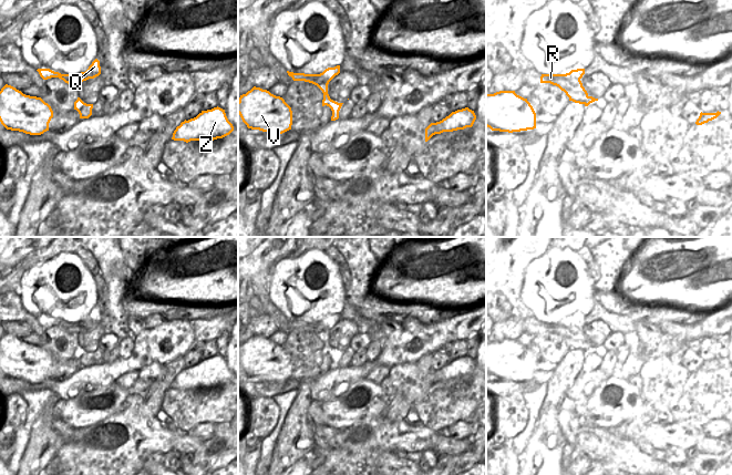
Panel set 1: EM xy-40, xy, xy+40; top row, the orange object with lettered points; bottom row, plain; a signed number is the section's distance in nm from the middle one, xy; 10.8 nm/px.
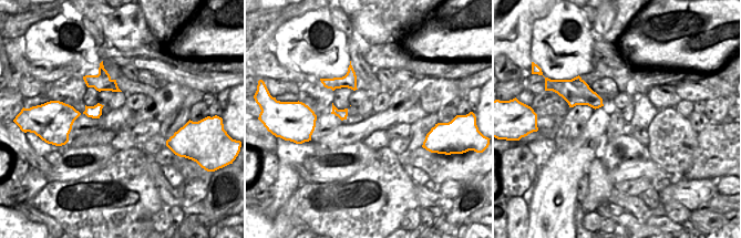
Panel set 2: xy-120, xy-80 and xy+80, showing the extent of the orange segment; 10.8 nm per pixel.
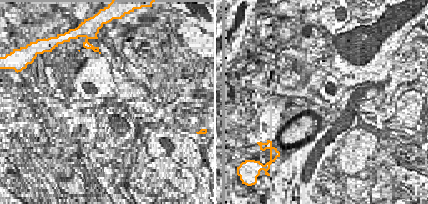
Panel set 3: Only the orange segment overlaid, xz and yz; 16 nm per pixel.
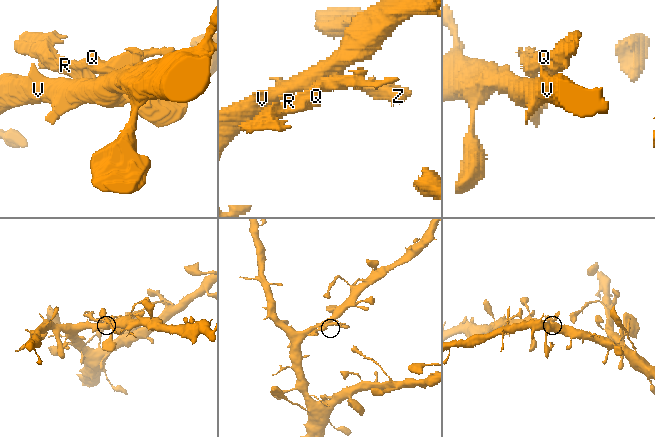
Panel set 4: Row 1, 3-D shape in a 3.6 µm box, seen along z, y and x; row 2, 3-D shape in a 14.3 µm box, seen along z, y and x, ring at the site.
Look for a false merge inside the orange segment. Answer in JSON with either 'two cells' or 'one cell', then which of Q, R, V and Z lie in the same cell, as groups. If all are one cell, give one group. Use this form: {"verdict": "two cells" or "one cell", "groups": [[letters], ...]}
{"verdict": "one cell", "groups": [["Q", "R", "V", "Z"]]}

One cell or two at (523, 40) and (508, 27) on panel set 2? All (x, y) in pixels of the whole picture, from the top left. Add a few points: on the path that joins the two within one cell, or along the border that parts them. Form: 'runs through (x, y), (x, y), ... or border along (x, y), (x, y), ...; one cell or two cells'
runs through (520, 33), (518, 22), (515, 21); one cell

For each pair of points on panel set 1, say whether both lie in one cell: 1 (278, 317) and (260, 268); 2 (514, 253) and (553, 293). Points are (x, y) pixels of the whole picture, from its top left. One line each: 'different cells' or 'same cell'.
1: same cell
2: different cells

